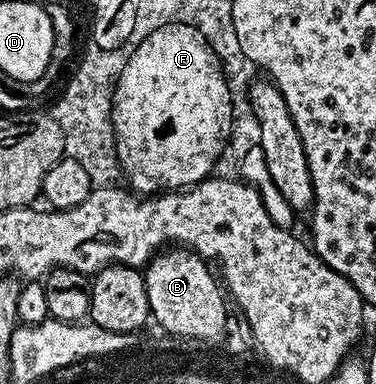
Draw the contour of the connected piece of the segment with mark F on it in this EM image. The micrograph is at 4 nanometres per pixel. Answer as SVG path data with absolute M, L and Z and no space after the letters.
M174 20L170 24L150 32L150 36L139 39L135 46L136 51L133 49L129 53L126 64L120 73L120 79L116 81L116 90L112 93L112 123L116 133L116 159L120 162L123 177L125 179L128 177L127 185L141 196L155 196L161 192L183 190L198 182L203 182L217 169L222 158L220 153L225 153L226 139L234 117L232 93L228 91L228 80L224 69L220 67L218 56L212 51L210 44L206 44L206 36L202 36L202 32L198 32L198 28L190 28L190 24L182 24L179 20Z

